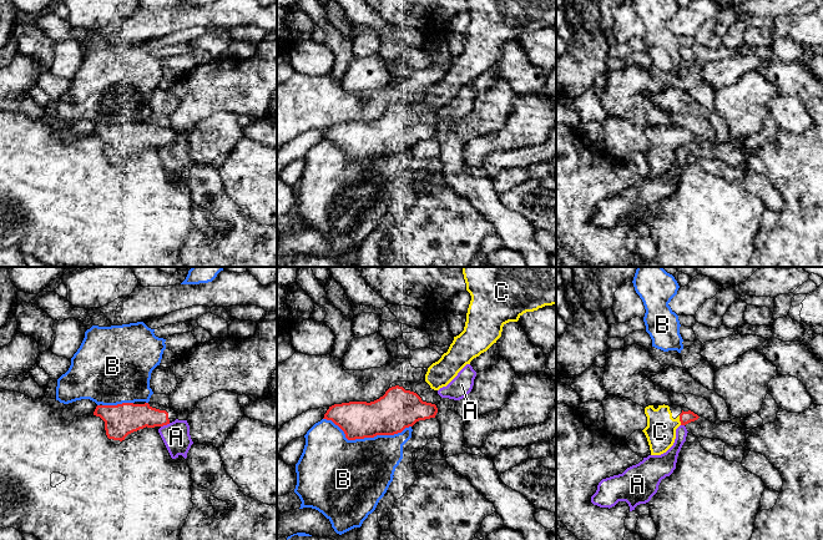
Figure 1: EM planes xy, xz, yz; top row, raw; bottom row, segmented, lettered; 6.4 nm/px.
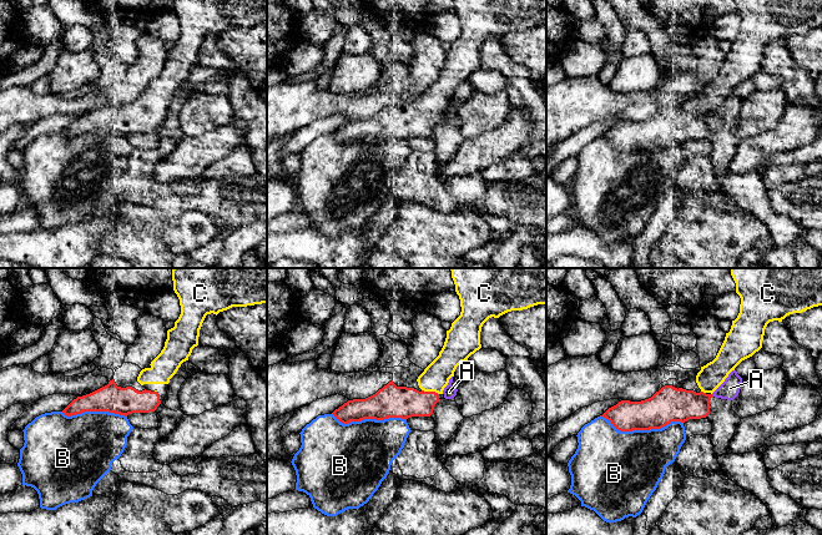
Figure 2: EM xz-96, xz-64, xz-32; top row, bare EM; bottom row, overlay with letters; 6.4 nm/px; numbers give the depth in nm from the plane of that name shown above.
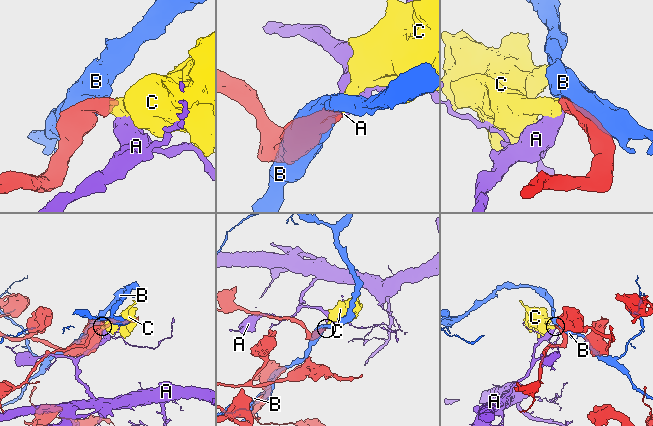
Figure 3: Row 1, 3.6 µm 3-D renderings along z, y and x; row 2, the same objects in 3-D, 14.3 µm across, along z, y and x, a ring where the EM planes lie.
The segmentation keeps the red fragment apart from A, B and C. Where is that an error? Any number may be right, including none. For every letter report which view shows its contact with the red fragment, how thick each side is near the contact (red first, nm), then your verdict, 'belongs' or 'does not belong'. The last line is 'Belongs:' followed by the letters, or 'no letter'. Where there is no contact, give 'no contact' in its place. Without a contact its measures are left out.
A: xy | 190/180 nm | does not belong
B: xz | 260/440 nm | does not belong
C: yz | 80/190 nm | belongs
Belongs: C

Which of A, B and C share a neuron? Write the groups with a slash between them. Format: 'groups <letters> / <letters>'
groups A / B / C

